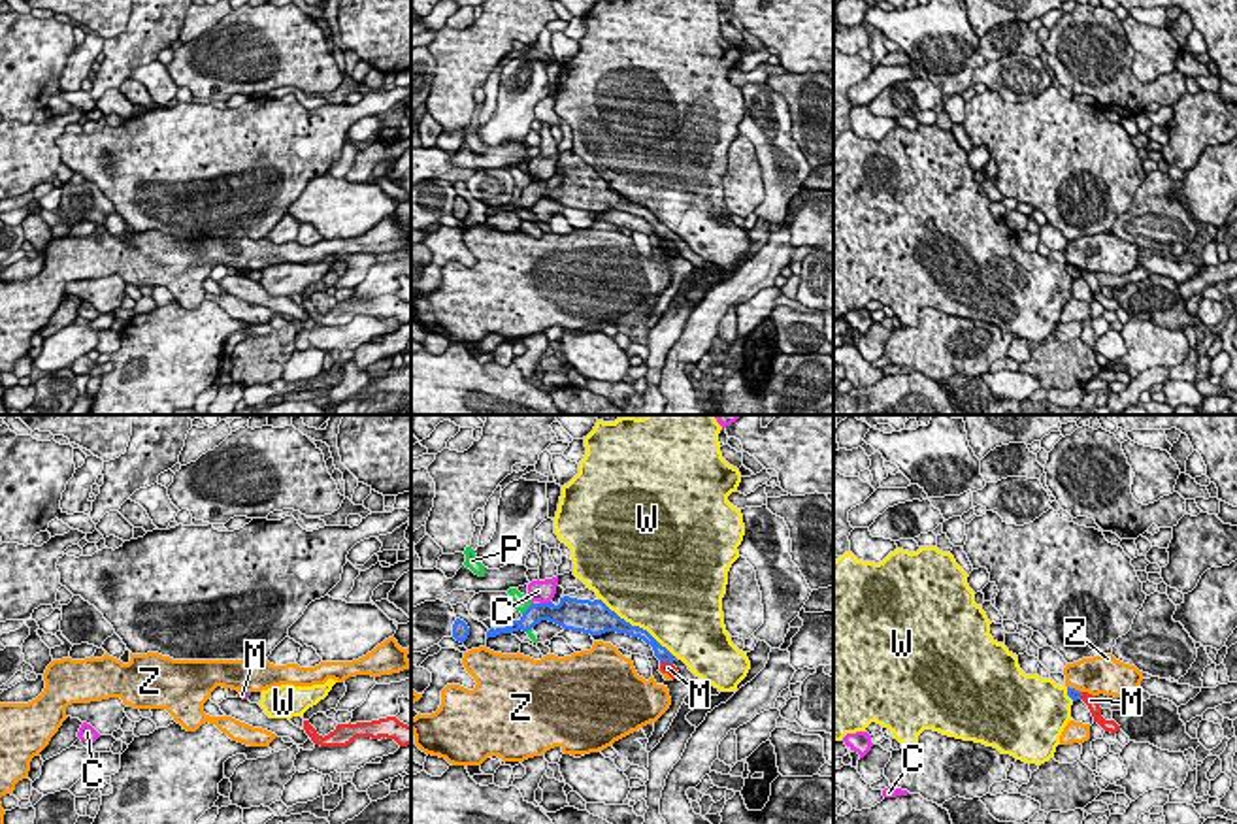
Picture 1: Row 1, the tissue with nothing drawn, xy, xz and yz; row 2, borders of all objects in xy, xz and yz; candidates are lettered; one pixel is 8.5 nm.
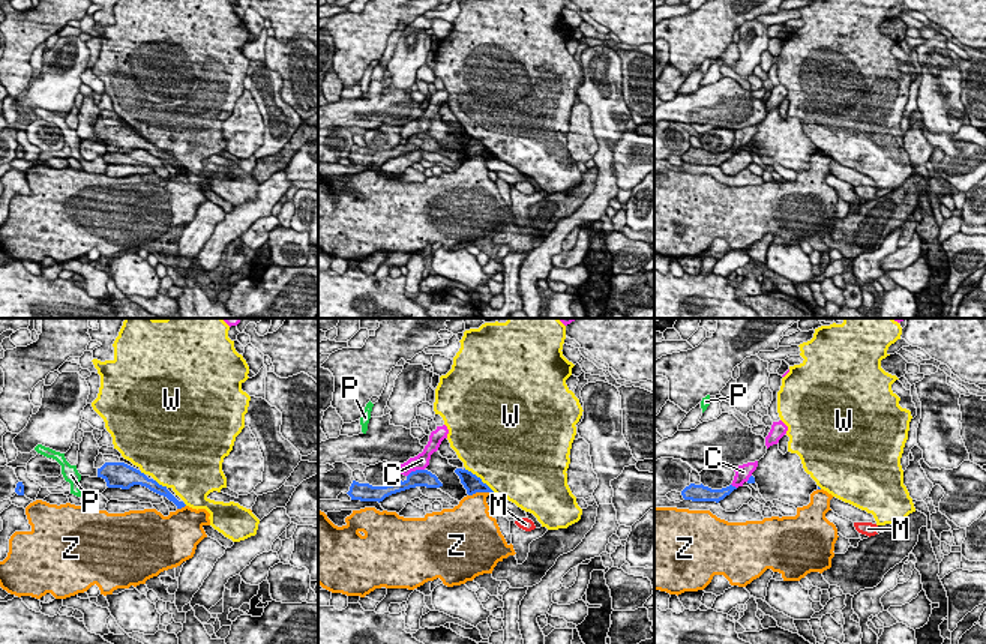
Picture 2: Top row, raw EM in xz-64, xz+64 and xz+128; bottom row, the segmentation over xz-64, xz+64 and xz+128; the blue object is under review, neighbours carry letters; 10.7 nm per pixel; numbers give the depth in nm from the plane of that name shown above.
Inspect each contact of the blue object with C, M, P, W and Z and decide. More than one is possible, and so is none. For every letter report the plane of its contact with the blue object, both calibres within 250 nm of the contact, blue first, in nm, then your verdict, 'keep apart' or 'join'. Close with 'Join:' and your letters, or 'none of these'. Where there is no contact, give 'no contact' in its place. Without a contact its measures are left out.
C: meets blue in xz; 280 nm thick on the blue side, 190 nm on the other; keep apart
M: meets blue in xz; 120 nm thick on the blue side, 100 nm on the other; keep apart
P: meets blue in xz; 160 nm thick on the blue side, 130 nm on the other; keep apart
W: meets blue in xz; 190 nm thick on the blue side, 480 nm on the other; keep apart
Z: meets blue in yz; 90 nm thick on the blue side, 320 nm on the other; keep apart
Join: none of these

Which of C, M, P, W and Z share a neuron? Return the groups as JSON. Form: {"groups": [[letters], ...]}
{"groups": [["C"], ["M"], ["P"], ["W"], ["Z"]]}

